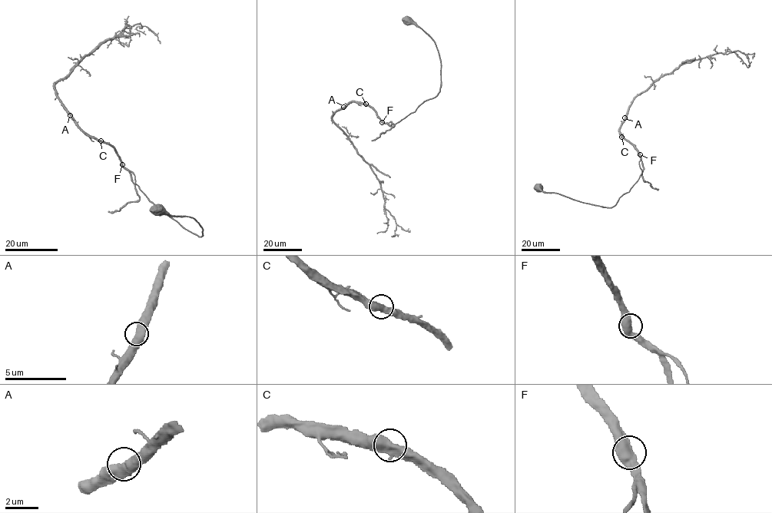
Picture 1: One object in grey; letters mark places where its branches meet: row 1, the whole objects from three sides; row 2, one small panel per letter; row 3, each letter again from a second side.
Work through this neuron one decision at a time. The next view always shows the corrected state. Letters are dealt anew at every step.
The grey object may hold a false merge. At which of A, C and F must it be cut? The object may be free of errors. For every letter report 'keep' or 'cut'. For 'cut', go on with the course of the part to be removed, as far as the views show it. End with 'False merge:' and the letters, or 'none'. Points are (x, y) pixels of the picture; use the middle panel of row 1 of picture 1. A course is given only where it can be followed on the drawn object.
A: keep
C: keep
F: keep
False merge: none

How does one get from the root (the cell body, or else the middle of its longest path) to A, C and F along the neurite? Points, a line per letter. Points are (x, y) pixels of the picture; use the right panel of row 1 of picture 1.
A: (538, 187), (584, 203), (614, 206), (641, 173), (638, 150), (620, 131), (624, 117)
C: (538, 187), (543, 192), (612, 207), (630, 190), (641, 173), (638, 150), (621, 137)
F: (538, 187), (536, 189), (543, 192), (555, 192), (580, 201), (612, 207), (638, 179), (641, 173), (640, 154)

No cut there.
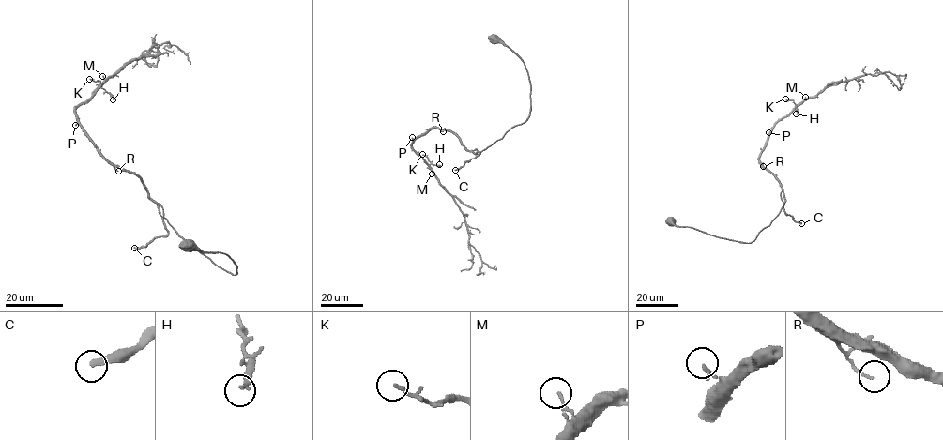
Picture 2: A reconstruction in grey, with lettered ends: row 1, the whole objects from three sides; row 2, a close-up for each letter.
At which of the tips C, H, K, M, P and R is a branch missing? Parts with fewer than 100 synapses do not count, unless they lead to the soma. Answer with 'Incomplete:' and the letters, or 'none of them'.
Incomplete: C

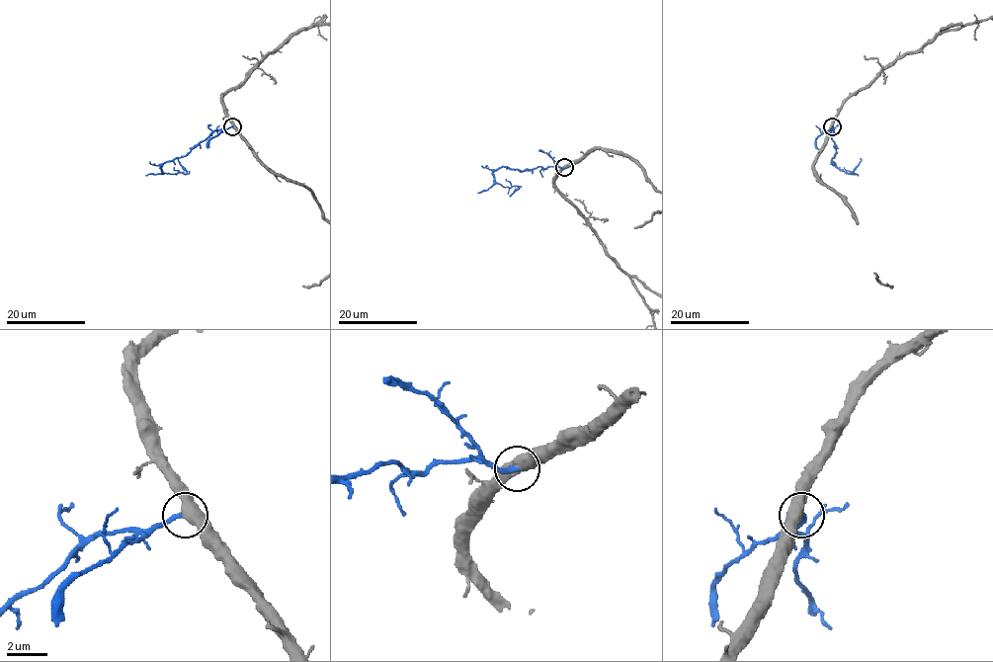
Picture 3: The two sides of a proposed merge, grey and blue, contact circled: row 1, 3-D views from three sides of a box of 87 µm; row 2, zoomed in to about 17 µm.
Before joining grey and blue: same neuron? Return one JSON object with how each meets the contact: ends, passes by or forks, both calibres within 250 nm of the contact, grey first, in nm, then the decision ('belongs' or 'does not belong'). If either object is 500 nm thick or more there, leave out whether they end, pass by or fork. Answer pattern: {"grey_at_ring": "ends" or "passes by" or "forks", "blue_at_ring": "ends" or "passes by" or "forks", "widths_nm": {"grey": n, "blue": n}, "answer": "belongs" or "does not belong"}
{"widths_nm": {"grey": 550, "blue": 240}, "answer": "belongs"}

